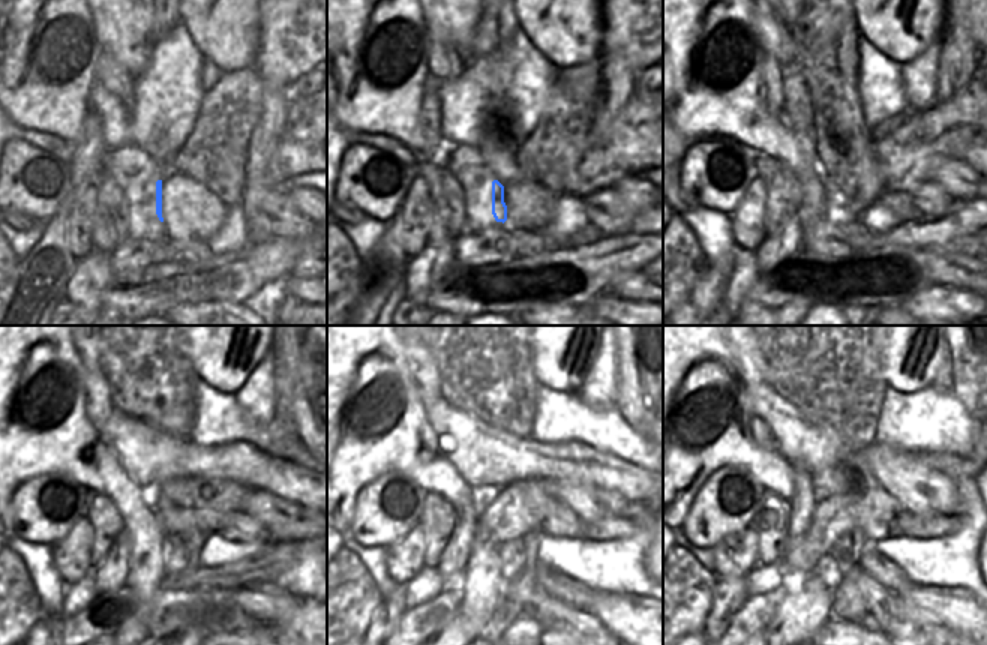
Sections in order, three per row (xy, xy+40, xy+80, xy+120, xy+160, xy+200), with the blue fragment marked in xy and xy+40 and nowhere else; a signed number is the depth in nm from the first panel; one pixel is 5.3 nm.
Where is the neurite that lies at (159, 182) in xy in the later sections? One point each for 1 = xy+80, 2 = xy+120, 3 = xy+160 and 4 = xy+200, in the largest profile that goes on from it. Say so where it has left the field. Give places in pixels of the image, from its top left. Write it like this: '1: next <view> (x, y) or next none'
1: next xy+80 (839, 207)
2: next xy+120 (174, 554)
3: next xy+160 (512, 552)
4: next xy+200 (846, 552)

